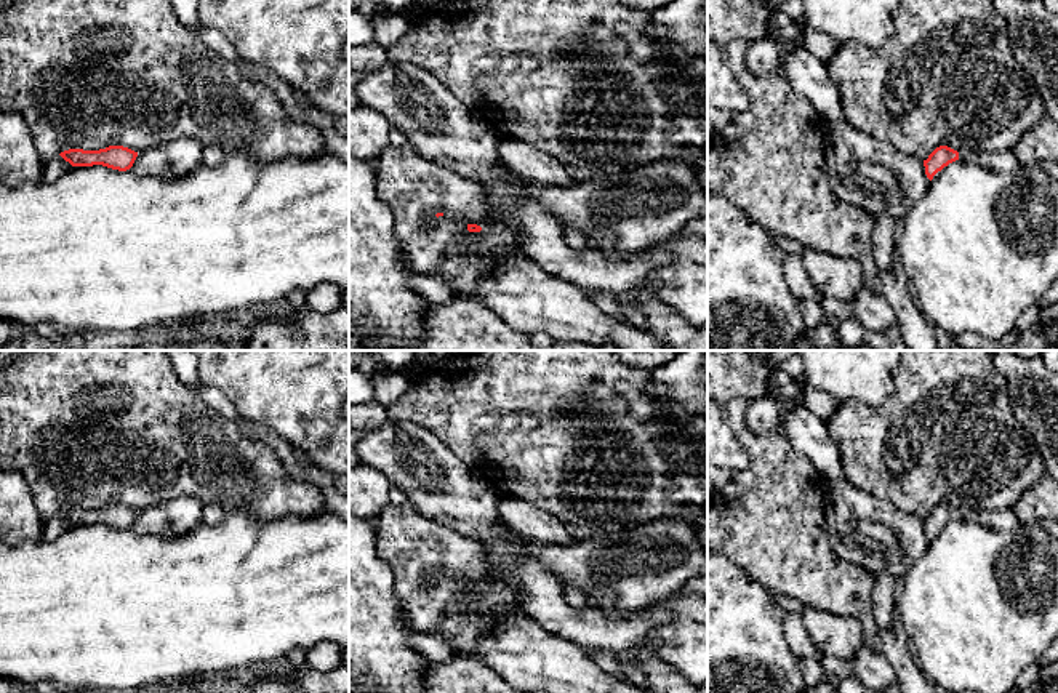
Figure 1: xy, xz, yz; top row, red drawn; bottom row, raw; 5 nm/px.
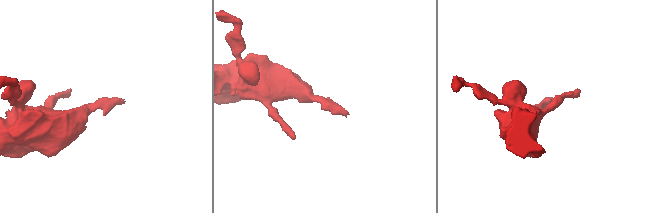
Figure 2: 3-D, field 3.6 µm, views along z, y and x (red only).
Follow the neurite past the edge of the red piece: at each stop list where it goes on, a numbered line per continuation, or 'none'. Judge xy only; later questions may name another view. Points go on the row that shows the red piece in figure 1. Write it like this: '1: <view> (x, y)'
1: xy (53, 168)

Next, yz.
1: yz (1004, 160)

